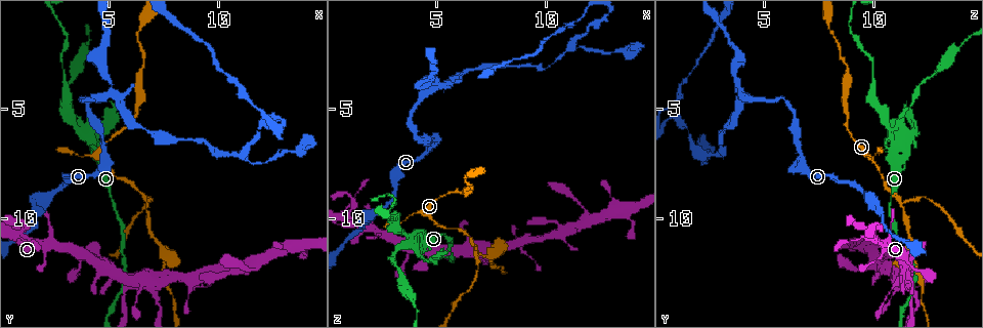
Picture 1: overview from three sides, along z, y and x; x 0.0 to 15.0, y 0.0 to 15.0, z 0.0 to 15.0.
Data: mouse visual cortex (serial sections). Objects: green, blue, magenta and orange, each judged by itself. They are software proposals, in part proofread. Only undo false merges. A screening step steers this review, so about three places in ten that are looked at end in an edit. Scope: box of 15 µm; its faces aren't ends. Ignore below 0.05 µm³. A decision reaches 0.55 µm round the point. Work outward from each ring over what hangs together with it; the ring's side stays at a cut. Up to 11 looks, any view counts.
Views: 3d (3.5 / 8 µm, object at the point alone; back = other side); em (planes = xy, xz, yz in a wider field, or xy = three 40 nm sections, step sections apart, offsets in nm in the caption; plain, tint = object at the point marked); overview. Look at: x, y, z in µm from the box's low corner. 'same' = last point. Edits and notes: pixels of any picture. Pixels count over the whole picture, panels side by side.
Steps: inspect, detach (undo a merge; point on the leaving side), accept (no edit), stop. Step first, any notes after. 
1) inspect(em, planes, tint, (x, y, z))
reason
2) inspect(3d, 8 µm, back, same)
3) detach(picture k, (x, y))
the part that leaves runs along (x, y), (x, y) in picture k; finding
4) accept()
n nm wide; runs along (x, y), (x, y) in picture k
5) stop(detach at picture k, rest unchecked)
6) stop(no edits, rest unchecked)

inspect(3d, 3.5 µm, (6.8, 9.3, 11.3))
a narrow waist

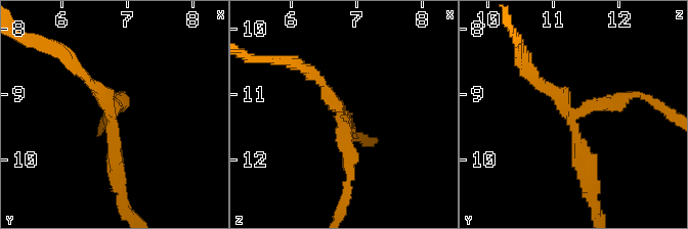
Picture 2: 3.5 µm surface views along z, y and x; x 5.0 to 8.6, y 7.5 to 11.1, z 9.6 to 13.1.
detach(picture 2, (608, 99))
a second cell is stuck on

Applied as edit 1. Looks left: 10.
inspect(overview)
redraw

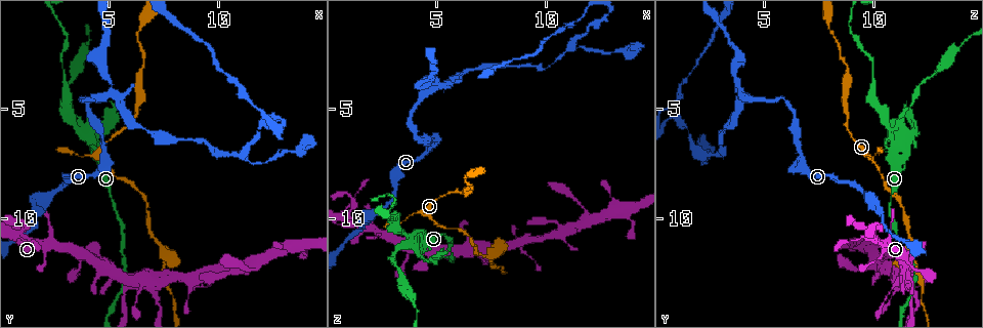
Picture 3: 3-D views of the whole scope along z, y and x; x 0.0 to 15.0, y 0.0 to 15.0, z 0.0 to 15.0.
inspect(3d, 3.5 µm, (2.2, 11.1, 10.5))
abrupt turn

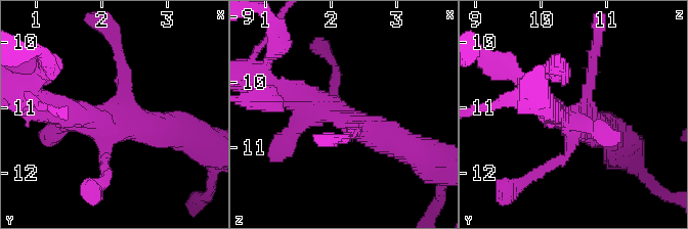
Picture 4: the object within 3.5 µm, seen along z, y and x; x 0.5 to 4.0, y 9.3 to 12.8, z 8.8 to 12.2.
inspect(em, planes, plain, (2.20, 11.10, 10.60))
shape alone is not enough

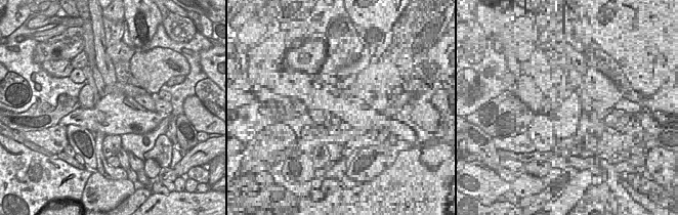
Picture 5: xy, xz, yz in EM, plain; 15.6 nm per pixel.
inspect(em, planes, tint, same)

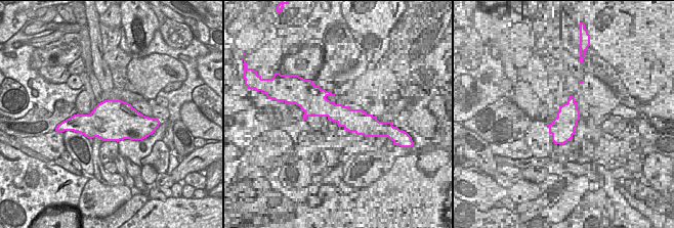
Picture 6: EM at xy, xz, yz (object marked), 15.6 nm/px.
accept()
runs along (62, 128), (113, 124), (120, 49) in picture 4; all the same cell

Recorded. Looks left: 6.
inspect(3d, 3.5 µm, (5.8, 12.8, 11.4))
four arms meet

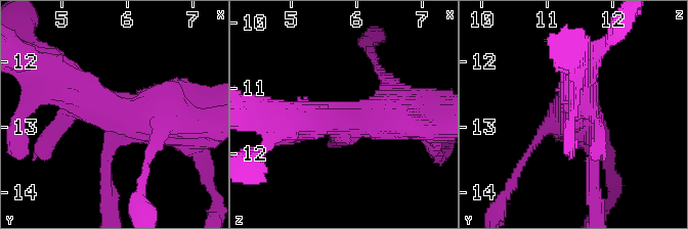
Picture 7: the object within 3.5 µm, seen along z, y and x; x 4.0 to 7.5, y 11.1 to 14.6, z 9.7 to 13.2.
inspect(em, xy, step 3, tint, (5.80, 12.70, 11.45))
4 arms; arms of 200, 250, 500, 700 nm; now the EM

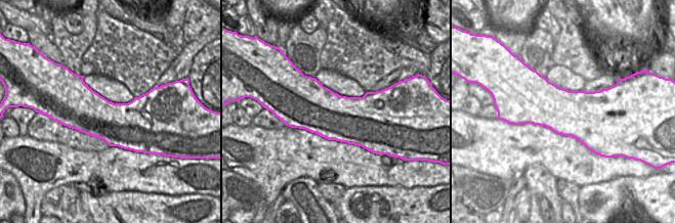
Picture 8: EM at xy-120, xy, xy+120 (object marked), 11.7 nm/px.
accept()
runs along (53, 73), (106, 110), (179, 120) in picture 7; all the same cell

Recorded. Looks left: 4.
inspect(3d, 3.5 µm, (5.1, 4.3, 3.9))
arms part here

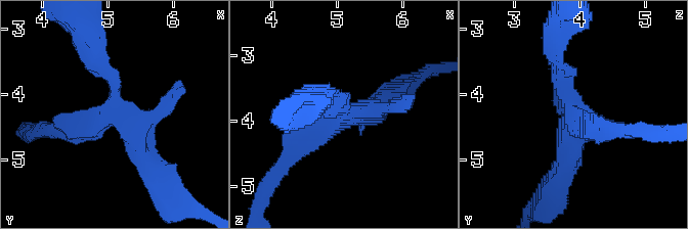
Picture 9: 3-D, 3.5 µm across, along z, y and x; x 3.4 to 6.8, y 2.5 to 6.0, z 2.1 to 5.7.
inspect(em, xy, step 3, tint, (5.10, 4.30, 3.85))

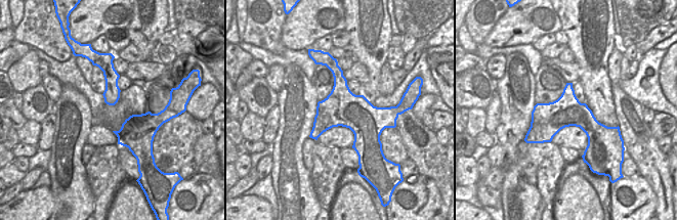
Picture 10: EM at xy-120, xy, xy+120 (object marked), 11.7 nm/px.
accept()
runs along (294, 153), (332, 120), (379, 106) in picture 9; one cell here

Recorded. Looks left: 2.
stop(detach at picture 2, rest unchecked)

